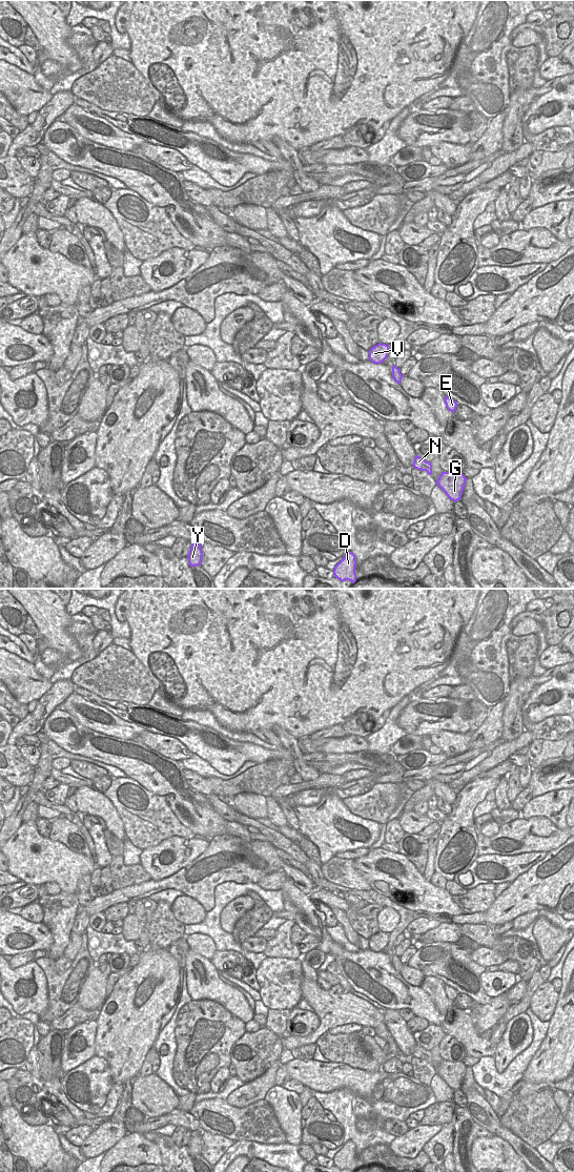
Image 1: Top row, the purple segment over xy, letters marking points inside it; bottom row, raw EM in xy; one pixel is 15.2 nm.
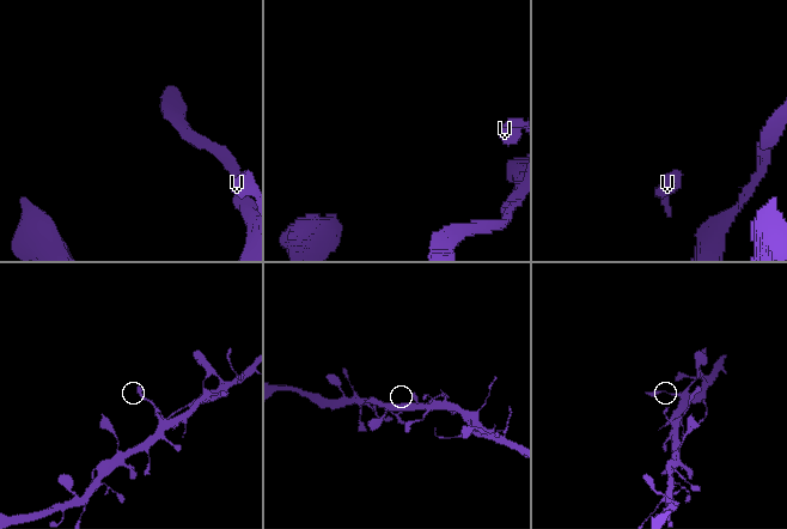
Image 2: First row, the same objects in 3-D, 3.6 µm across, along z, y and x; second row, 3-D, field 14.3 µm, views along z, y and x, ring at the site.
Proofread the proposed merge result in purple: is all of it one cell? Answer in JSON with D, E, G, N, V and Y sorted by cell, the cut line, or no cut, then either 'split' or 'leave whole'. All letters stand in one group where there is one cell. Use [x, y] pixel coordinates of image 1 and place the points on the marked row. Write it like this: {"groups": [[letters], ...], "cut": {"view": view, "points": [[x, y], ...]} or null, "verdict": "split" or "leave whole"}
{"groups": [["D", "E", "G", "N", "V", "Y"]], "cut": null, "verdict": "leave whole"}

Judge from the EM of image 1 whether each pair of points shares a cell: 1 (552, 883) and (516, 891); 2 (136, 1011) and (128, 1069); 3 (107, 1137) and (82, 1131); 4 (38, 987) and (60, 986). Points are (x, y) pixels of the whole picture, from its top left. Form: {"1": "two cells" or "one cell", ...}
{"1": "one cell", "2": "one cell", "3": "two cells", "4": "two cells"}

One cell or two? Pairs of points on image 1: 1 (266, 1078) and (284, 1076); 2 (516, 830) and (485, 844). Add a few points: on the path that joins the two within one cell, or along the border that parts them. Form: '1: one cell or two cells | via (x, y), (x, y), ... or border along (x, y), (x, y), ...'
1: two cells | border along (281, 1065), (277, 1071), (274, 1084)
2: one cell | via (509, 836), (500, 836), (492, 841)

